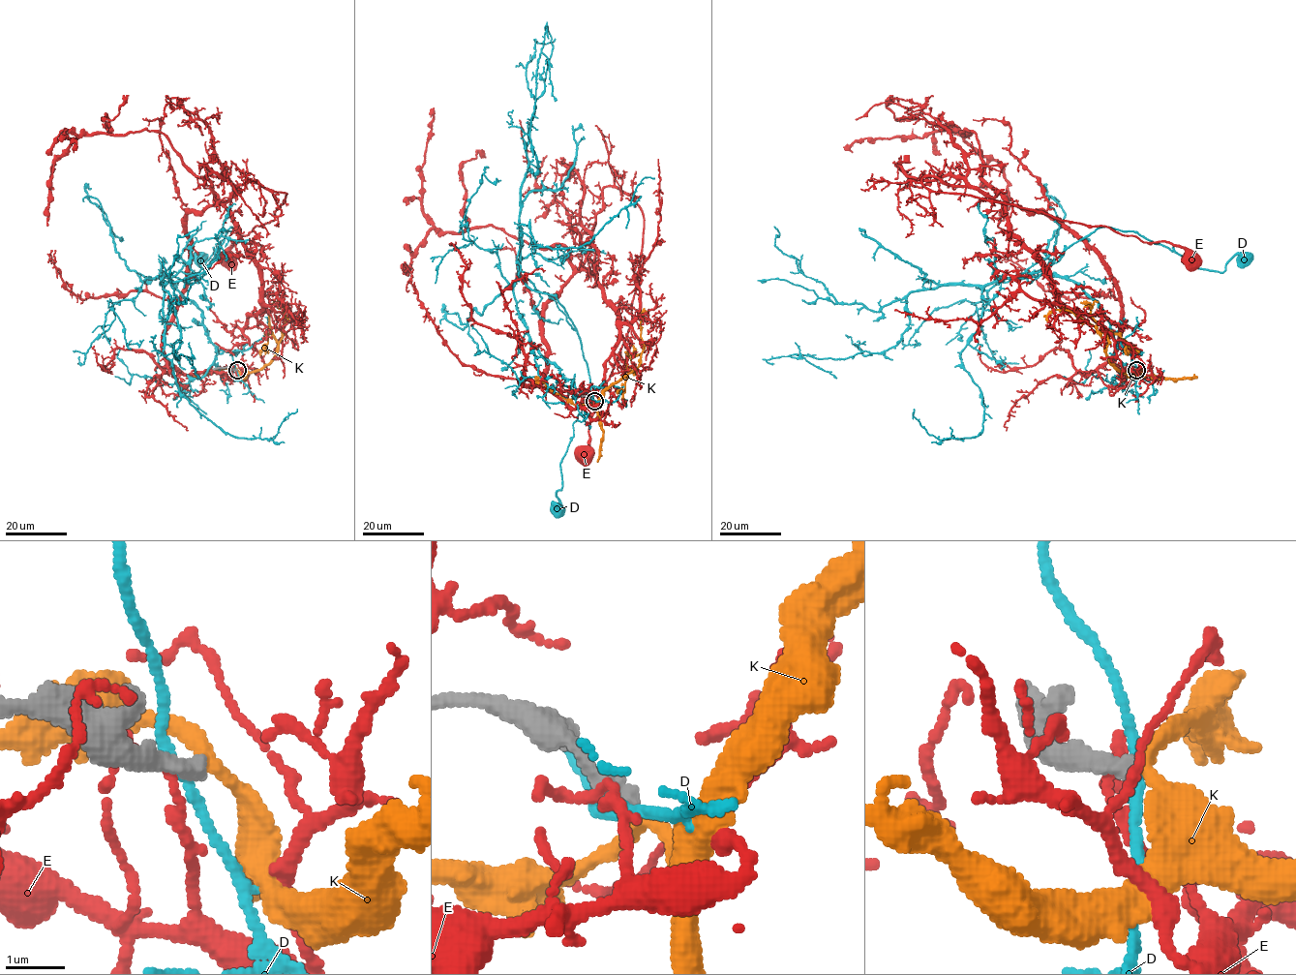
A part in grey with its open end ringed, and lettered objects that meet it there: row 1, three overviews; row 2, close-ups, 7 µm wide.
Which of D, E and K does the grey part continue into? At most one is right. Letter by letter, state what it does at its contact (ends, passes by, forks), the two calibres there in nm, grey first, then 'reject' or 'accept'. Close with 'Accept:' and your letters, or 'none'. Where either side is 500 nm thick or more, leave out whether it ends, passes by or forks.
D: it passes by; calibres 360 and 160 nm; reject
E: it passes by; calibres 400 and 140 nm; reject
K: it passes by; calibres 340 and 240 nm; reject
Accept: none

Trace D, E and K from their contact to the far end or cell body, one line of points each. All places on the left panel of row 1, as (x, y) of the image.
D: (235, 370), (232, 355), (213, 344), (202, 312), (156, 277), (198, 272), (231, 227), (205, 272), (200, 258)
E: (235, 370), (183, 374), (163, 350), (186, 278), (186, 216), (222, 205), (246, 176), (286, 194), (226, 258)
K: (237, 370), (241, 376), (261, 370), (273, 357), (282, 338), (286, 322), (284, 310), (289, 321)

